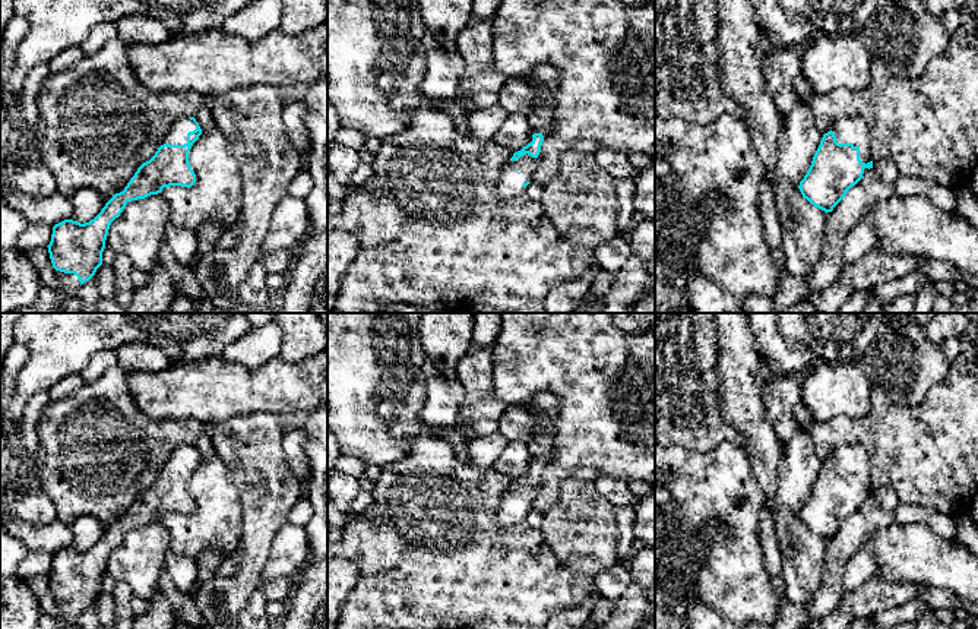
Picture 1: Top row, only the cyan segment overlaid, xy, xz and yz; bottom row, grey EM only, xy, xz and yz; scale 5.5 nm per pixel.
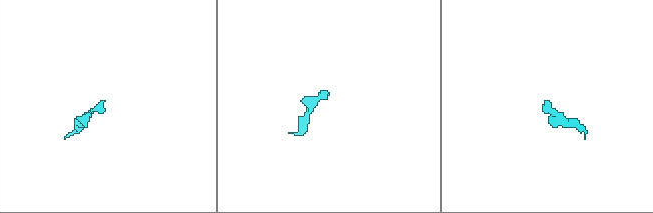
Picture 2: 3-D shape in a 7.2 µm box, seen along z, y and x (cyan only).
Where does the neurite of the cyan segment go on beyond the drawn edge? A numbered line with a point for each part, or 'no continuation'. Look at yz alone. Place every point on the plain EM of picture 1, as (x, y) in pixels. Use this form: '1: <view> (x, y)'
1: yz (854, 458)

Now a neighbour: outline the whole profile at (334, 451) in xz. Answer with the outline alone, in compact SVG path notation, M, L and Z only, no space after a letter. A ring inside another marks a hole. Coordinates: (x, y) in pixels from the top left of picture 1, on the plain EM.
M327 429L327 478L336 471L336 459L341 455L339 442L336 434Z

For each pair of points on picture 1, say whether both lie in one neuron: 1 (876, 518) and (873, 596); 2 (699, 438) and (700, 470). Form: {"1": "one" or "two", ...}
{"1": "two", "2": "two"}

